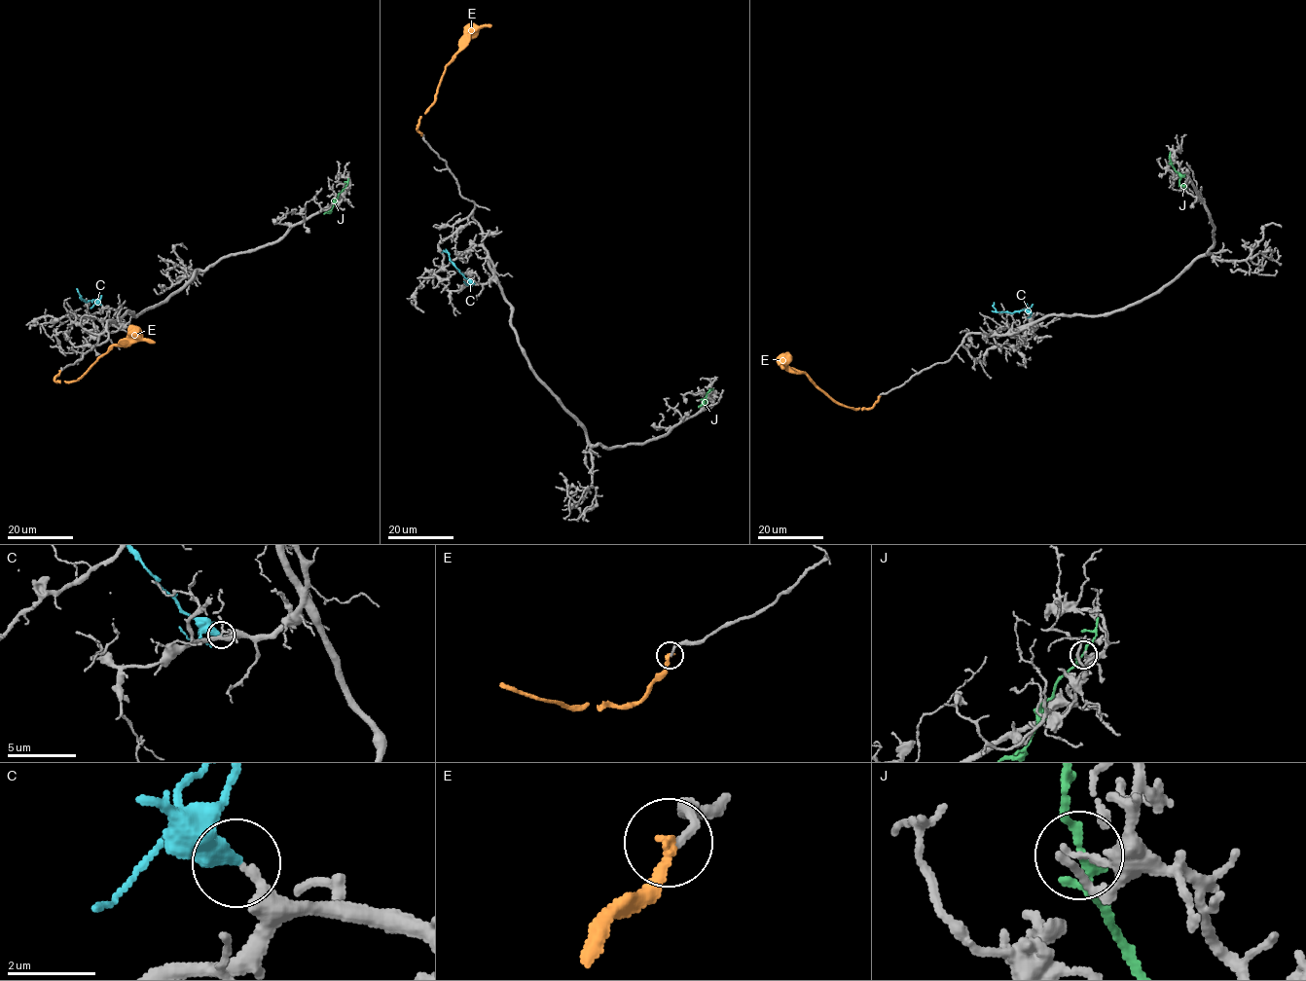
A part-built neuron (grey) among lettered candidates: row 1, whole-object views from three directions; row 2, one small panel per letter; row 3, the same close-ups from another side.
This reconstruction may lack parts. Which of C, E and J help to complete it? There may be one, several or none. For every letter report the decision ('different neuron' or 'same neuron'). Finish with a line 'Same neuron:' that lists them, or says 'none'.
C: same neuron
E: different neuron
J: different neuron
Same neuron: C

